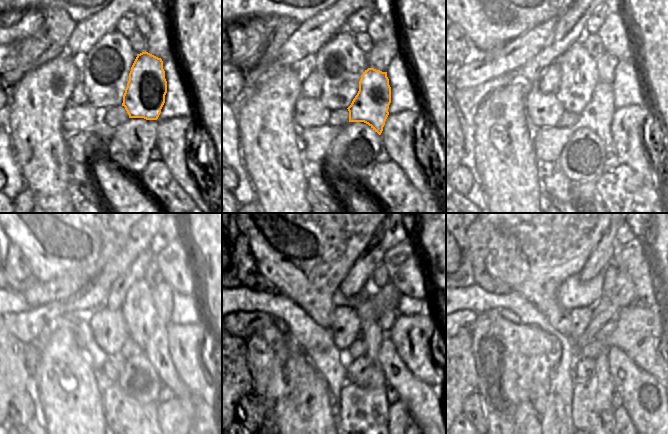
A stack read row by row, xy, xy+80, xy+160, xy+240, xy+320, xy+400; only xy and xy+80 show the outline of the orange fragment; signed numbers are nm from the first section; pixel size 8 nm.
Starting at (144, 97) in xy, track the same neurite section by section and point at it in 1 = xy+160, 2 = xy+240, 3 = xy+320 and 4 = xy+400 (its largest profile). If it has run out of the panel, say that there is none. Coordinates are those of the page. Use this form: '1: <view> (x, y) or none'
1: xy+160 (597, 115)
2: xy+240 (156, 350)
3: xy+320 (425, 403)
4: xy+400 (649, 403)

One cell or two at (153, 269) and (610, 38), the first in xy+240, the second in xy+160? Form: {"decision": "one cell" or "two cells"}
{"decision": "two cells"}

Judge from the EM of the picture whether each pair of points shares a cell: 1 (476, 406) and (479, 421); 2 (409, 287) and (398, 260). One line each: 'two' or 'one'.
1: one
2: one

